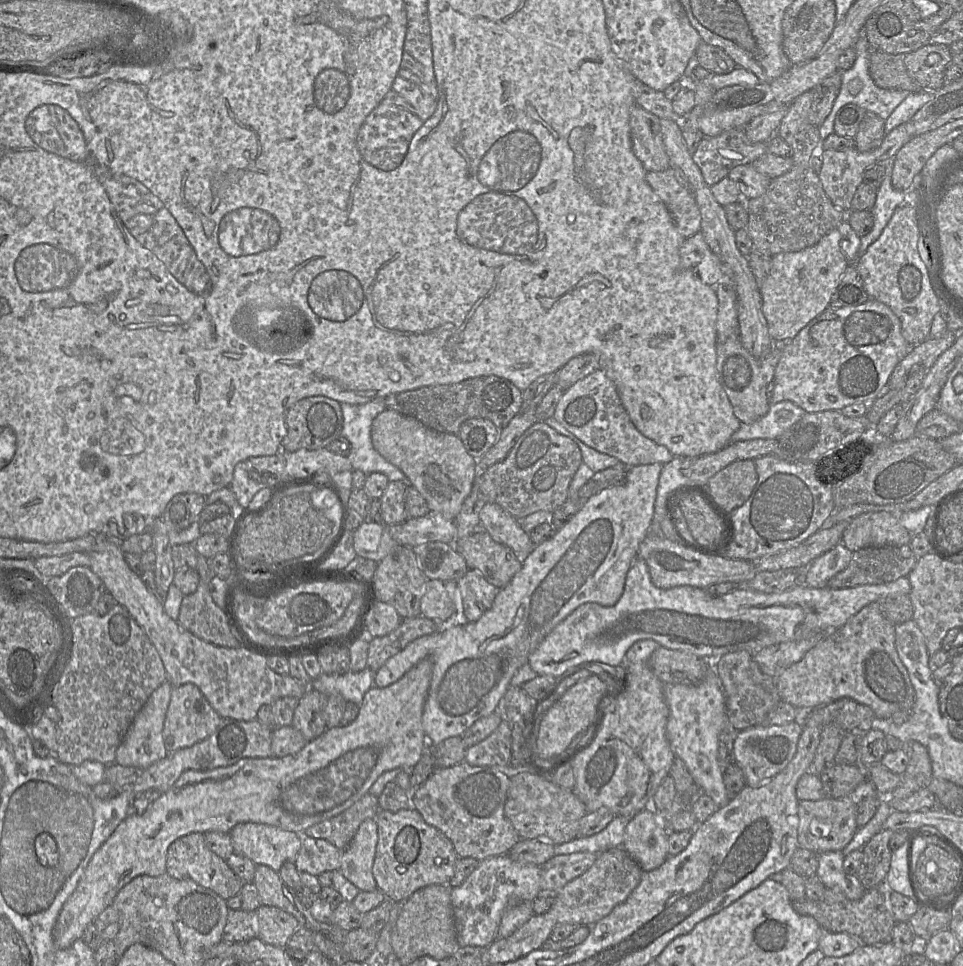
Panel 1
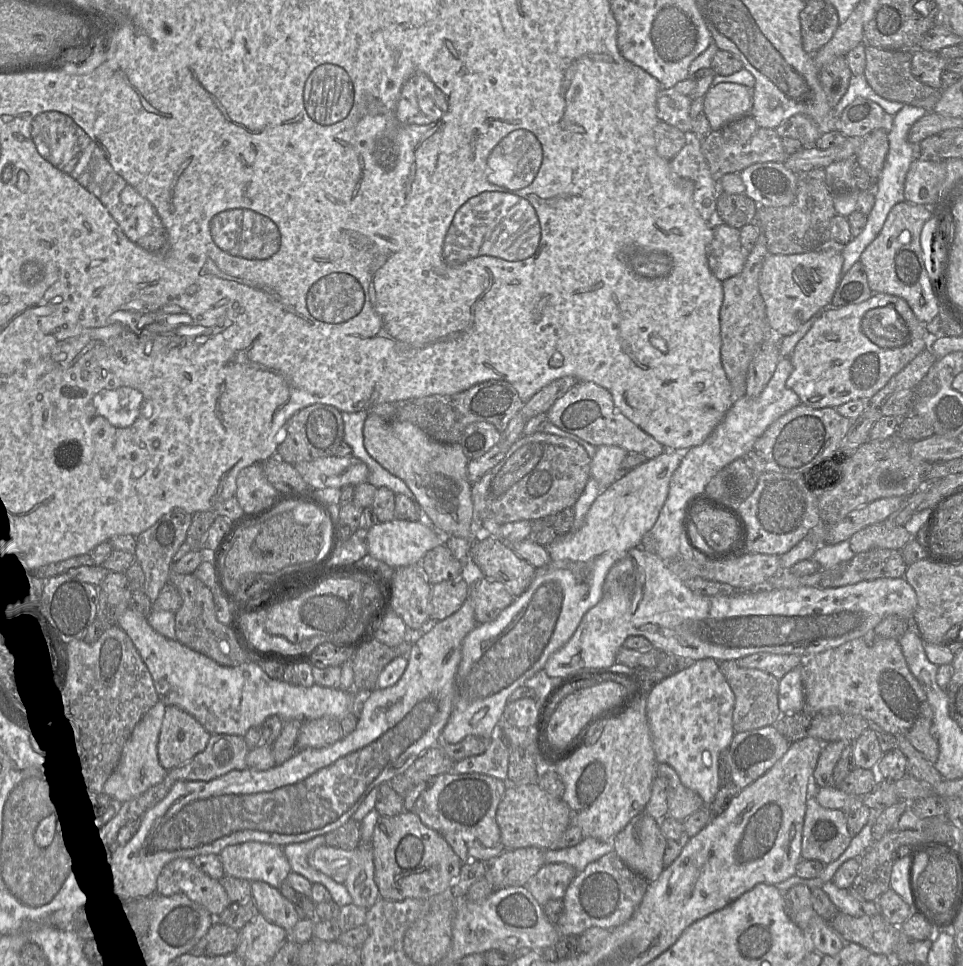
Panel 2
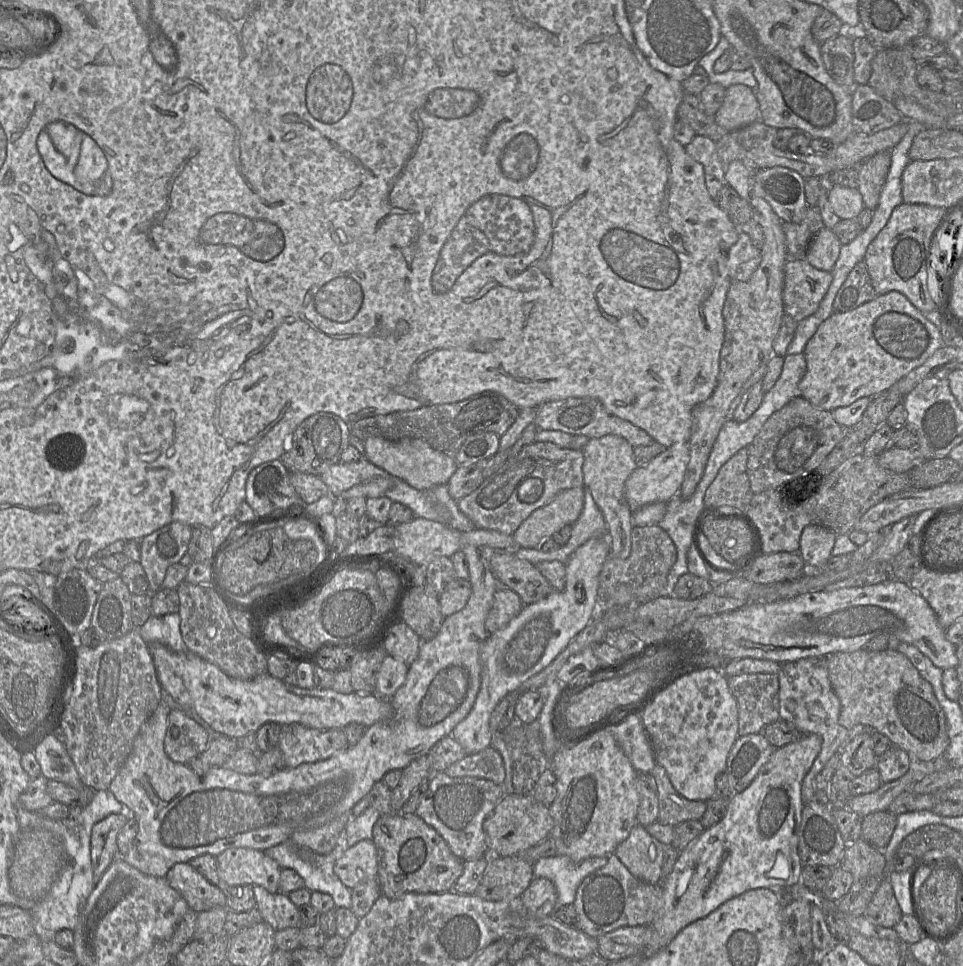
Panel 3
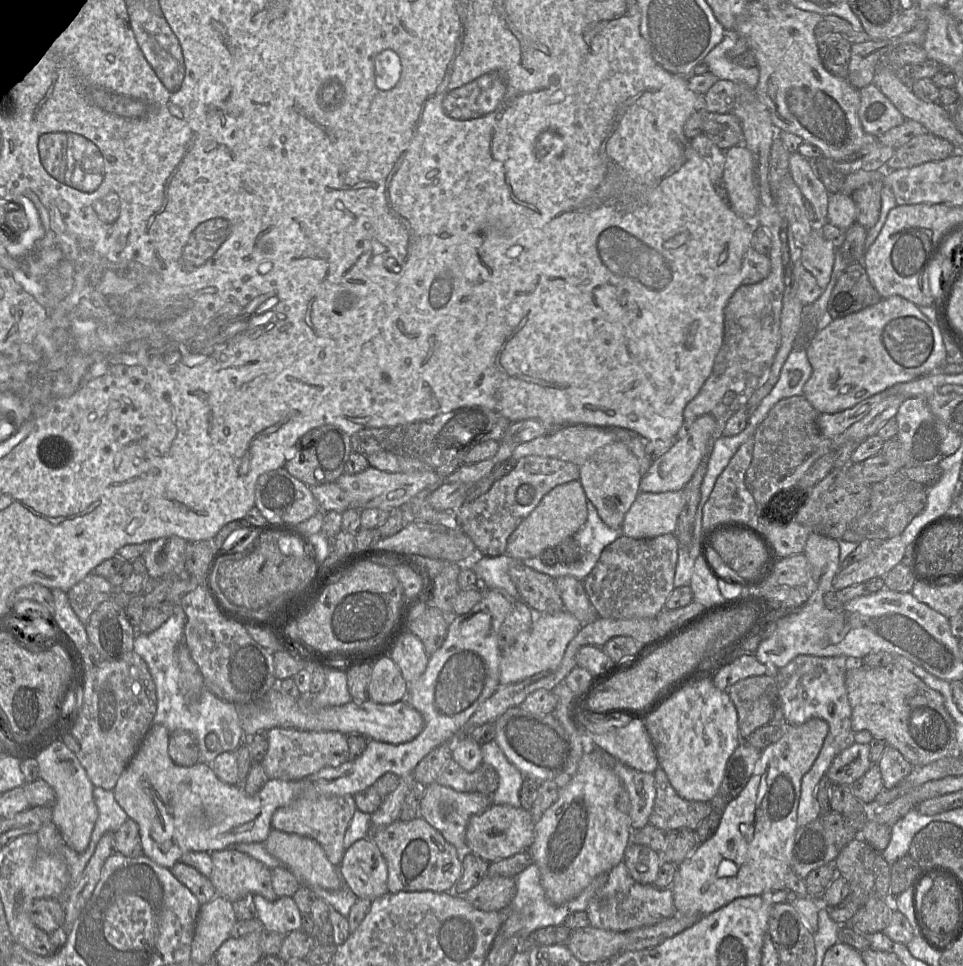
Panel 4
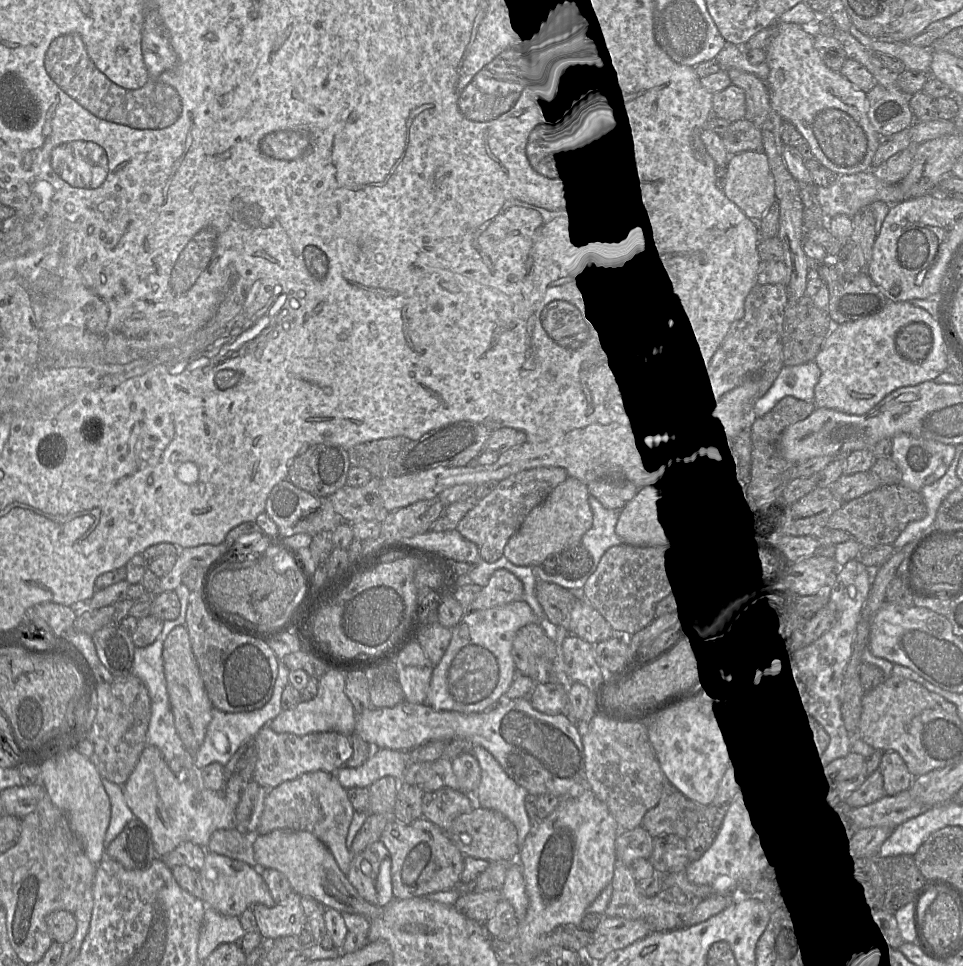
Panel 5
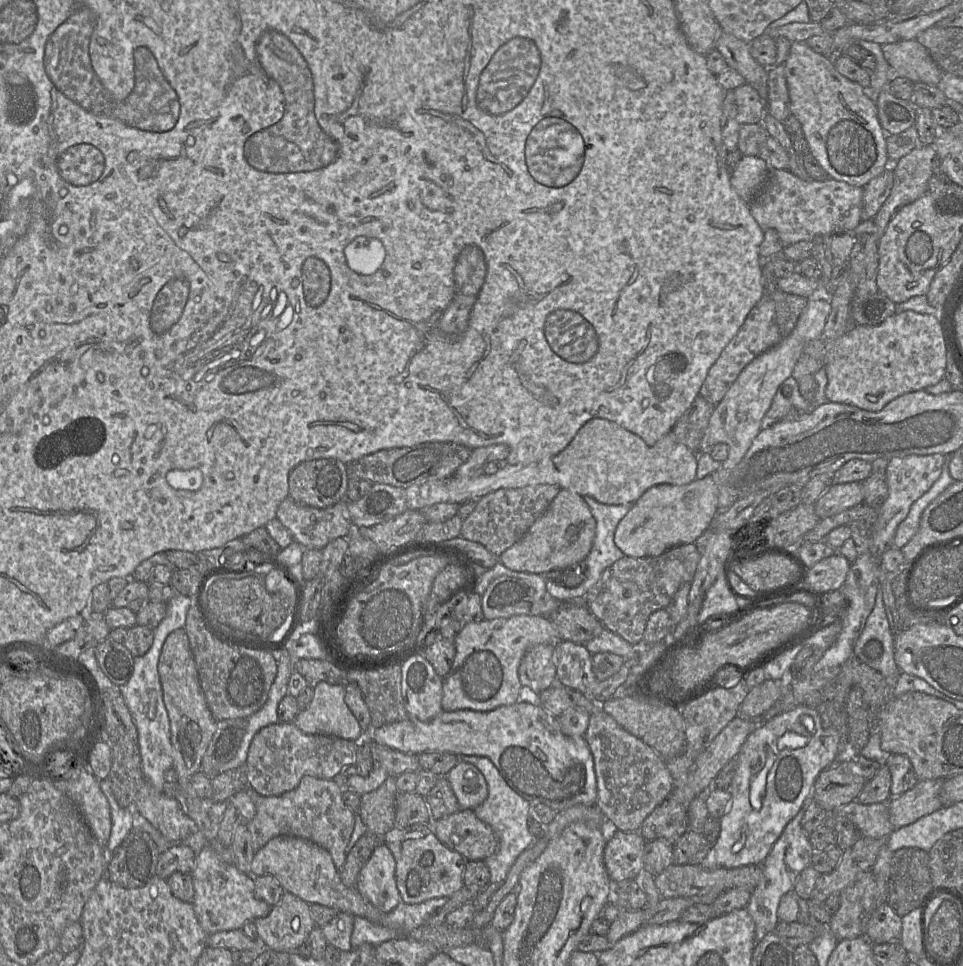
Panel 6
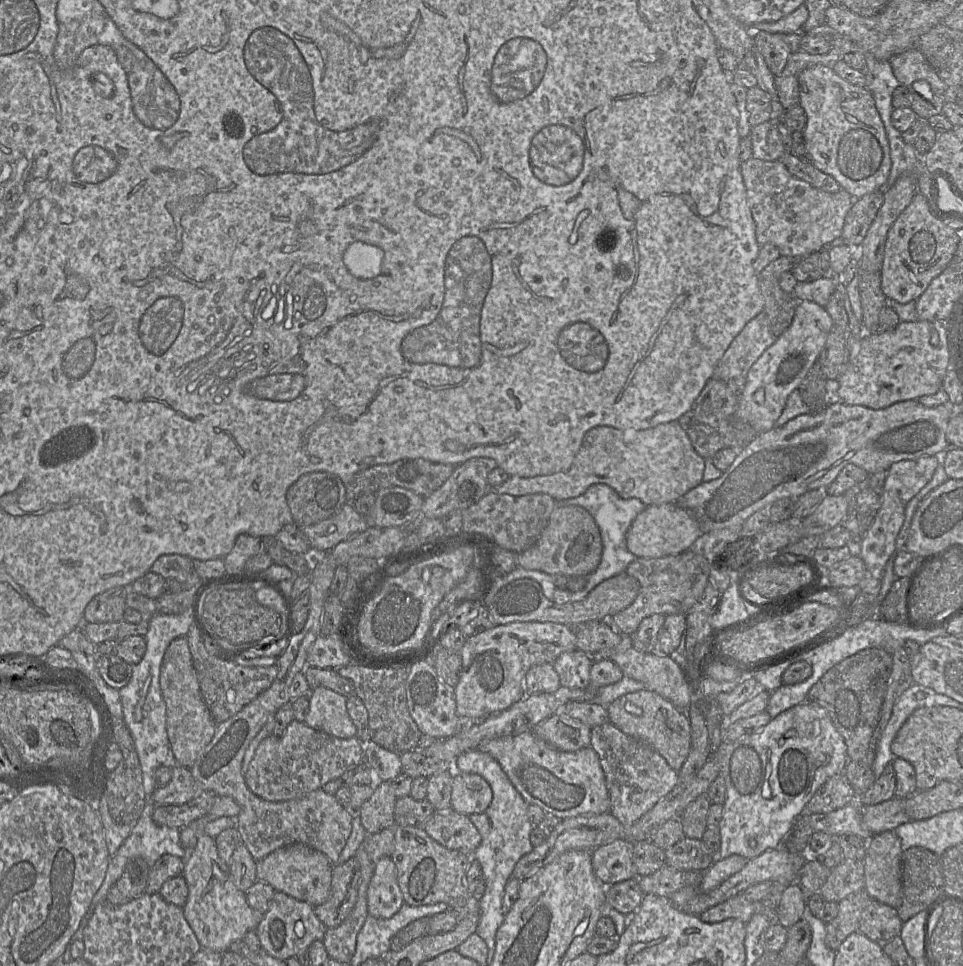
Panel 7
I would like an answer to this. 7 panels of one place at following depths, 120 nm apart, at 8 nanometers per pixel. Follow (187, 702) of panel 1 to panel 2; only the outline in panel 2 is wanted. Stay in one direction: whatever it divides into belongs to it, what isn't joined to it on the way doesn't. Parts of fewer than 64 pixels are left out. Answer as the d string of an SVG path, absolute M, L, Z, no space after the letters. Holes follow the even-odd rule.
M171 703L167 707L159 747L160 763L170 770L189 761L211 737L211 728L189 707Z

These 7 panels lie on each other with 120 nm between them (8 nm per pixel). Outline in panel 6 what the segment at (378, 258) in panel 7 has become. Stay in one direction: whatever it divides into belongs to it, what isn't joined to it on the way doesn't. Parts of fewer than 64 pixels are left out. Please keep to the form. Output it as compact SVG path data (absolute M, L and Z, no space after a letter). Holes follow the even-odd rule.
M358 236L345 248L345 256L349 266L357 273L370 275L382 264L384 248L379 241L369 244L367 240L377 240L369 236Z

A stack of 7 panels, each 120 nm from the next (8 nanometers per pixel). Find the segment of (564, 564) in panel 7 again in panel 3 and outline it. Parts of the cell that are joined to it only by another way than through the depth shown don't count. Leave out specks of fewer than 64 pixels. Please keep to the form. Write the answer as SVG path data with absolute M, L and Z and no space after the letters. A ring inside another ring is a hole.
M571 488L557 494L548 504L536 509L513 533L520 548L535 548L544 538L549 538L566 525L573 525L579 518L584 504L584 488Z

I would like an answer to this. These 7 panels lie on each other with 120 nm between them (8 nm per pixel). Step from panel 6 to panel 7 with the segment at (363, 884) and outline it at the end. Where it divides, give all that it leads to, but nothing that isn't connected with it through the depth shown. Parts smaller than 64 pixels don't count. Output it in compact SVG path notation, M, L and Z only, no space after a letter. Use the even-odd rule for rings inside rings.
M390 856L383 857L377 862L367 889L368 915L388 919L404 903L397 883L395 864Z

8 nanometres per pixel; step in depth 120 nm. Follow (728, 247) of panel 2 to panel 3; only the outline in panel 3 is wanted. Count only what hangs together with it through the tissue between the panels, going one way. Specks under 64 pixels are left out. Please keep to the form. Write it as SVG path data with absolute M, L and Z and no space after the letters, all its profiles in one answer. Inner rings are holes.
M740 229L739 238L727 255L729 277L733 281L748 281L760 262L760 250L752 244L747 232Z

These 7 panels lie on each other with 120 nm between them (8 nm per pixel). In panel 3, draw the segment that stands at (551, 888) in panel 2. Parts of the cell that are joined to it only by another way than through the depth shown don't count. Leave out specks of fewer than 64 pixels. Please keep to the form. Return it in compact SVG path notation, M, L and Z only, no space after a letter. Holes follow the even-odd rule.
M533 878L520 896L528 913L536 918L552 915L557 893L554 884L546 878Z

